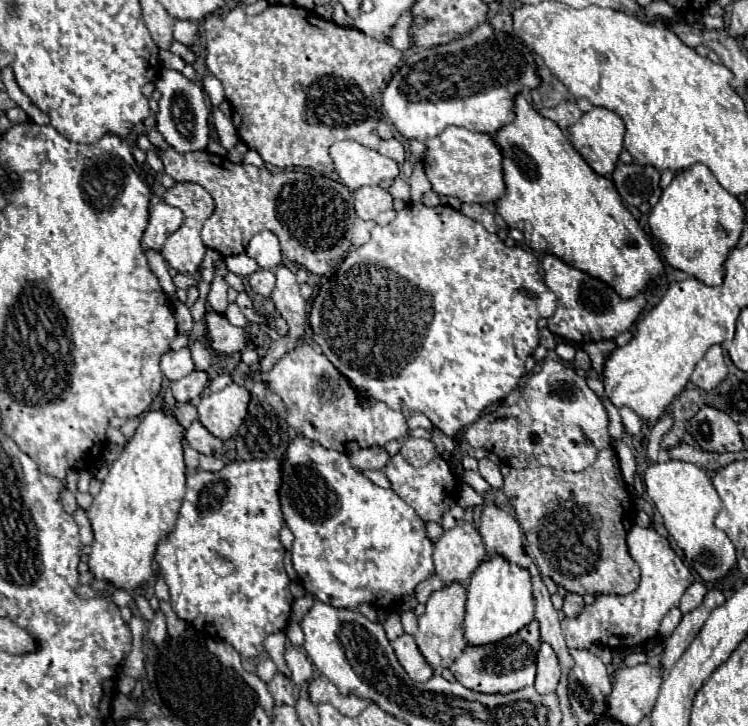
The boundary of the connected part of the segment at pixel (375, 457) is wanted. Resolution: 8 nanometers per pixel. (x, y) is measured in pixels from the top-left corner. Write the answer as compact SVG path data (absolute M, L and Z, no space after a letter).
M367 448L353 452L349 460L357 470L381 470L389 460L389 454L385 452L385 448Z

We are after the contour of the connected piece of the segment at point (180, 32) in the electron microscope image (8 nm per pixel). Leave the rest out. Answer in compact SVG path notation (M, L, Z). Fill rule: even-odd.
M177 20L173 28L173 36L177 42L185 46L195 46L199 44L199 26L189 20Z

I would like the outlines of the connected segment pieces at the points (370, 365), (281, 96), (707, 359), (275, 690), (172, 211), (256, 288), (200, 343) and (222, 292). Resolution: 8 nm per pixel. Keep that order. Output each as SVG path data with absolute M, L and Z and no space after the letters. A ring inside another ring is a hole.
M407 204L403 210L397 212L393 222L389 222L387 226L375 226L371 230L371 240L367 244L347 254L339 270L321 286L317 298L313 300L309 324L313 328L313 340L321 346L323 354L335 364L335 368L339 368L339 372L343 372L343 376L351 380L351 384L355 384L355 388L359 388L359 392L363 392L363 396L381 400L389 408L401 410L405 416L411 410L419 410L443 434L455 436L461 428L473 424L487 406L503 400L517 386L519 378L525 372L527 356L533 354L533 350L539 344L537 322L539 318L551 318L555 308L557 308L557 298L545 286L543 276L539 274L539 260L531 254L531 250L527 250L525 246L513 246L513 248L505 246L505 242L497 234L489 234L479 222L459 214L459 210L451 206L441 204L429 208L425 204ZM519 288L527 288L535 292L535 298L527 298L519 294Z
M271 4L261 16L247 16L243 8L233 8L227 16L205 18L207 74L221 80L225 98L233 108L233 124L241 142L257 150L265 164L275 168L311 168L323 176L333 174L329 148L337 140L357 140L367 148L379 146L377 122L381 116L381 92L399 64L401 52L389 44L371 40L355 28L337 26L299 6ZM313 84L313 96L307 96Z
M715 344L707 350L707 354L695 366L691 382L699 390L713 390L727 378L727 374L729 374L729 370L727 370L727 364L723 358L723 348L719 344Z
M277 672L269 682L267 682L267 688L269 688L269 694L275 698L277 704L295 704L295 698L293 698L293 684L291 680Z
M157 202L155 206L151 206L149 224L147 224L143 240L141 240L143 250L149 250L149 248L161 250L167 236L171 232L175 232L183 222L185 222L185 214L179 208L169 206L165 202Z
M259 268L257 272L253 272L249 276L249 284L253 288L253 292L261 294L261 296L271 296L273 288L275 288L275 274L271 270L265 270L265 268Z
M195 340L191 344L191 354L195 360L195 368L209 368L211 366L211 350L207 346L207 340Z
M217 262L215 264L217 268L217 274L211 282L211 292L207 296L207 302L209 302L209 308L223 314L227 310L227 282L223 280L223 276L227 274L227 268L225 268L225 262Z

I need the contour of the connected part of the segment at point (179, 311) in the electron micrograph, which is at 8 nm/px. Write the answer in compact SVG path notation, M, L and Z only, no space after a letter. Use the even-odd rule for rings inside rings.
M175 300L173 302L173 314L175 314L175 320L177 320L179 332L189 334L191 328L193 328L193 316L191 316L189 306L185 302L181 302L181 300Z

